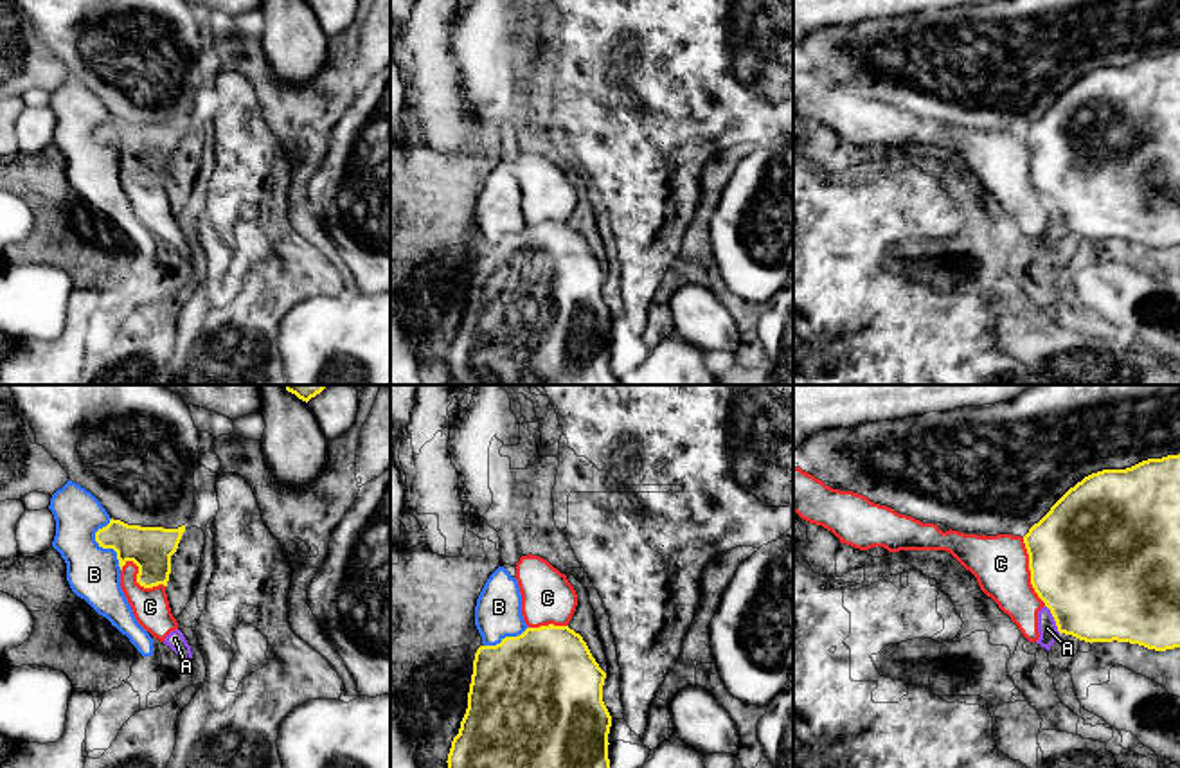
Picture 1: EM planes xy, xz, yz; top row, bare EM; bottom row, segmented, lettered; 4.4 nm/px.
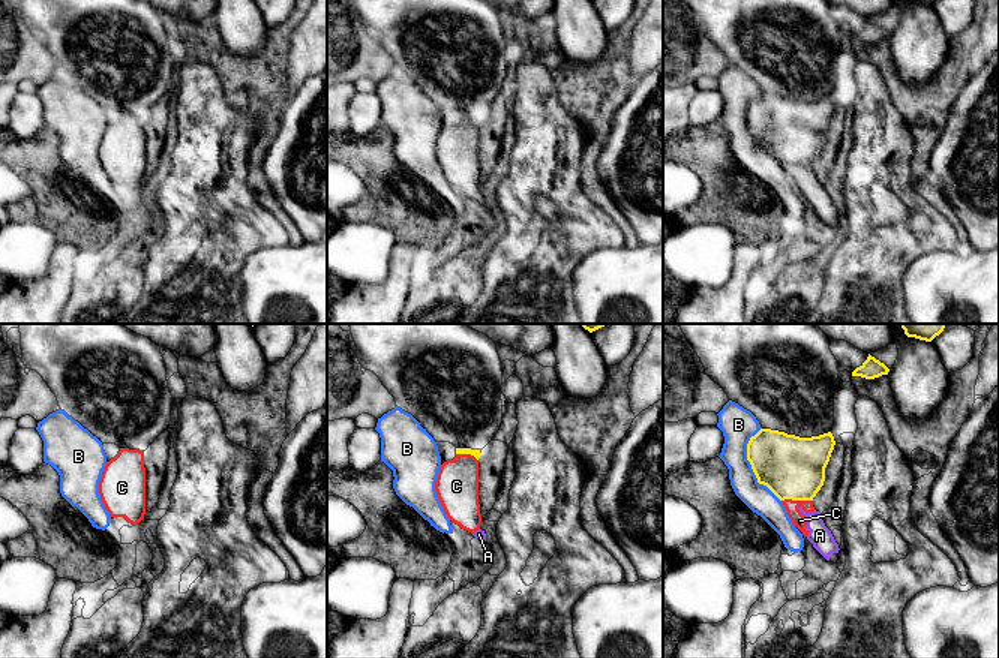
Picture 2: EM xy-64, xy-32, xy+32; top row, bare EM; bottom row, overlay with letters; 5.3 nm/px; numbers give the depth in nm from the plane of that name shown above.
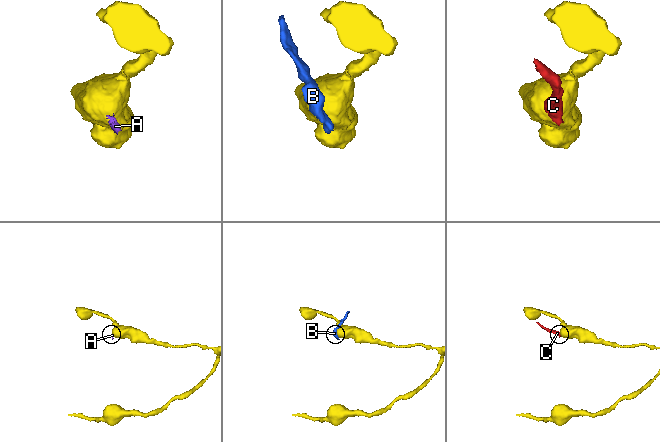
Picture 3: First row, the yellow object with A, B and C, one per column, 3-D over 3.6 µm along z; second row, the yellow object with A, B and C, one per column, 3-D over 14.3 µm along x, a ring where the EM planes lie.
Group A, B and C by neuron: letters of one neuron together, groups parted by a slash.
A B C

